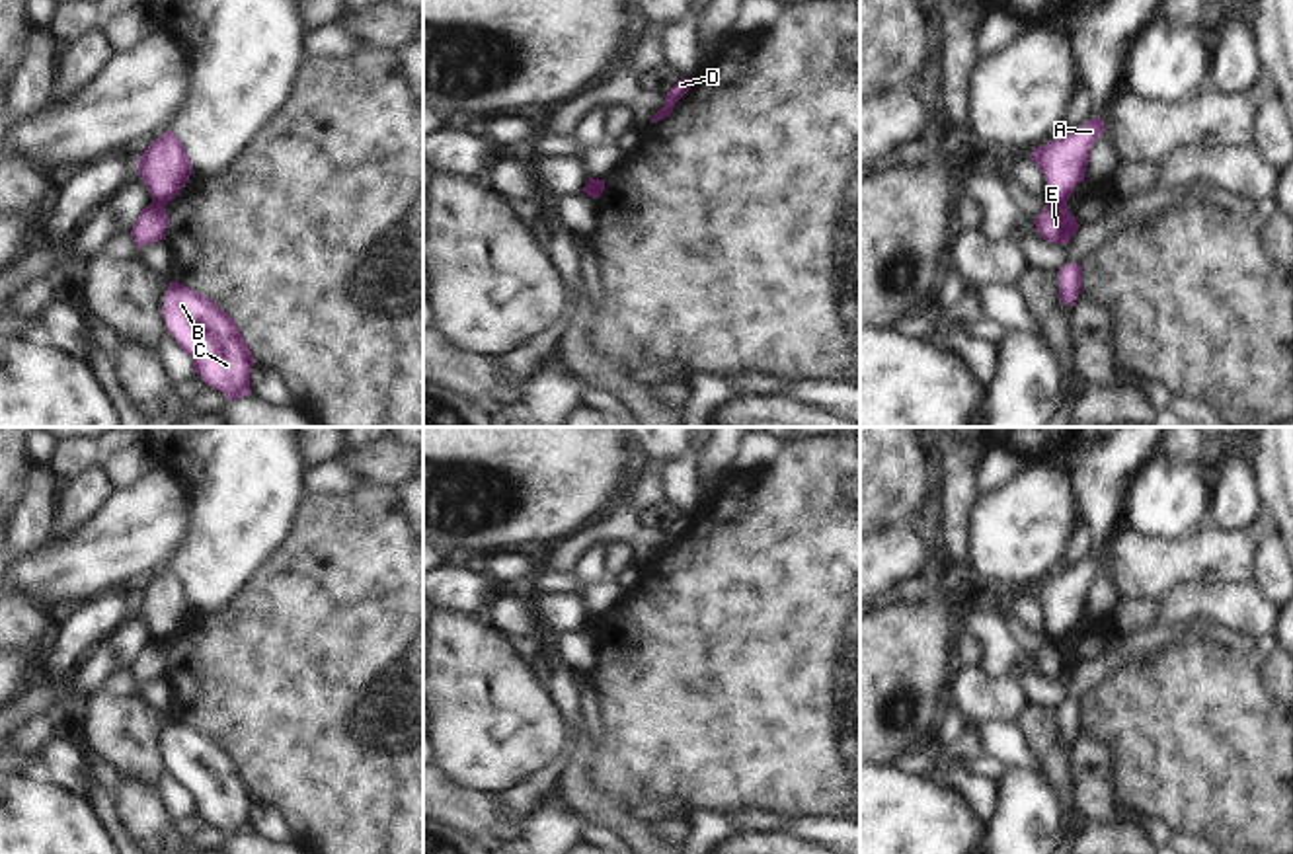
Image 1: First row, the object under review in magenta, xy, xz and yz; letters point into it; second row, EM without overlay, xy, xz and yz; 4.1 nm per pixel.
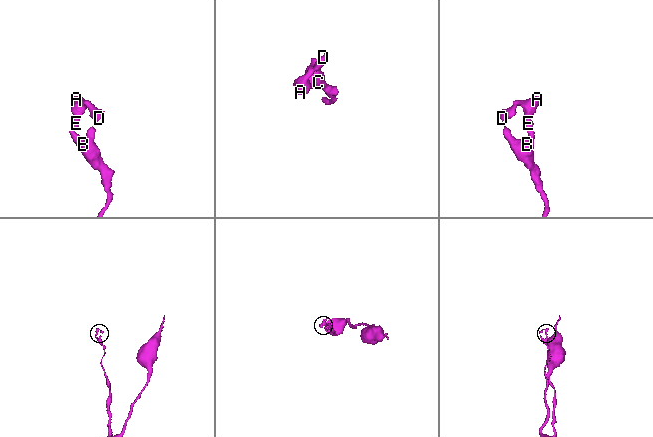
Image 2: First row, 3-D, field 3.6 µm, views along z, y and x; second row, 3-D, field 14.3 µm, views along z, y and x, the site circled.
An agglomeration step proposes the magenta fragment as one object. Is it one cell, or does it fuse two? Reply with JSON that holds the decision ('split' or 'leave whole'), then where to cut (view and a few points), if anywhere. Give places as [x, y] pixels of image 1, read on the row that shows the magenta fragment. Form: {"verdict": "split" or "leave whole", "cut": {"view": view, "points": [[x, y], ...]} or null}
{"verdict": "split", "cut": {"view": "yz", "points": [[1050, 201], [1065, 205]]}}

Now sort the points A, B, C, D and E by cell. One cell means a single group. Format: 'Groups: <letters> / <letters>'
Groups: A D / B C E

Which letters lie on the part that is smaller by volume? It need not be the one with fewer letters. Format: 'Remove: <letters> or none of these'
Remove: A, D

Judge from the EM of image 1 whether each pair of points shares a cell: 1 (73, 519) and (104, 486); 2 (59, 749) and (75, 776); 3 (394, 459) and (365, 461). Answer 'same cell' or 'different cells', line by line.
1: same cell
2: same cell
3: same cell

